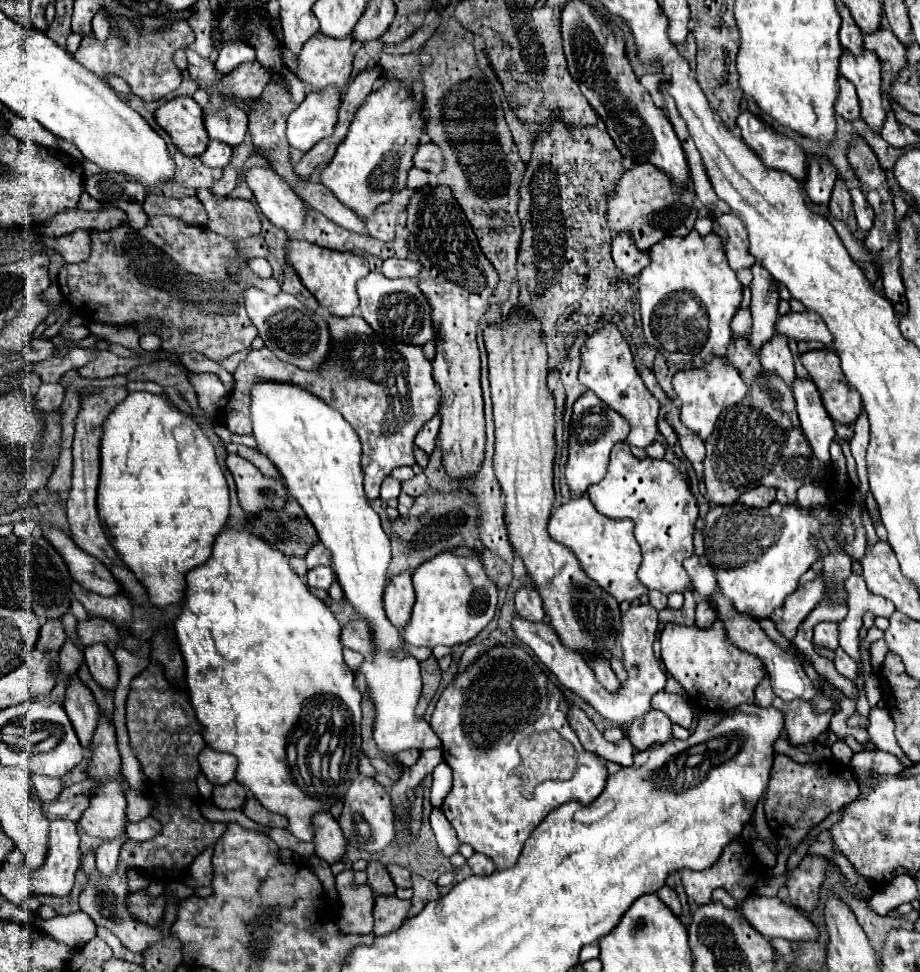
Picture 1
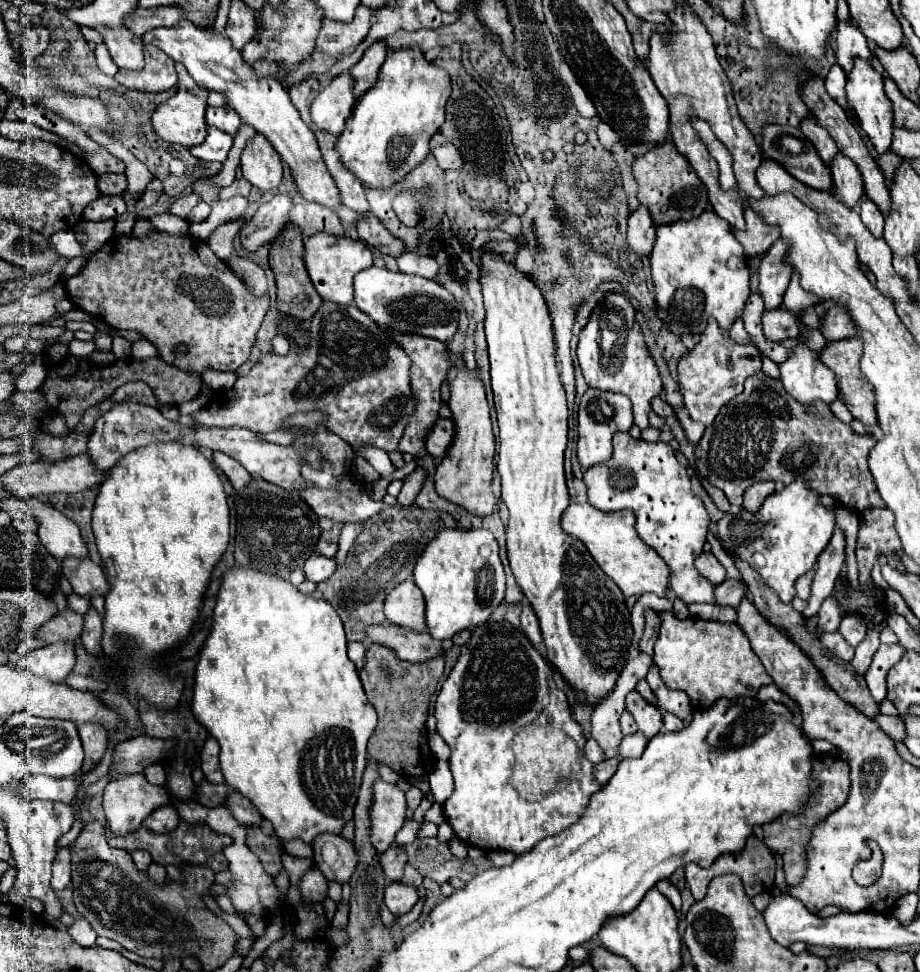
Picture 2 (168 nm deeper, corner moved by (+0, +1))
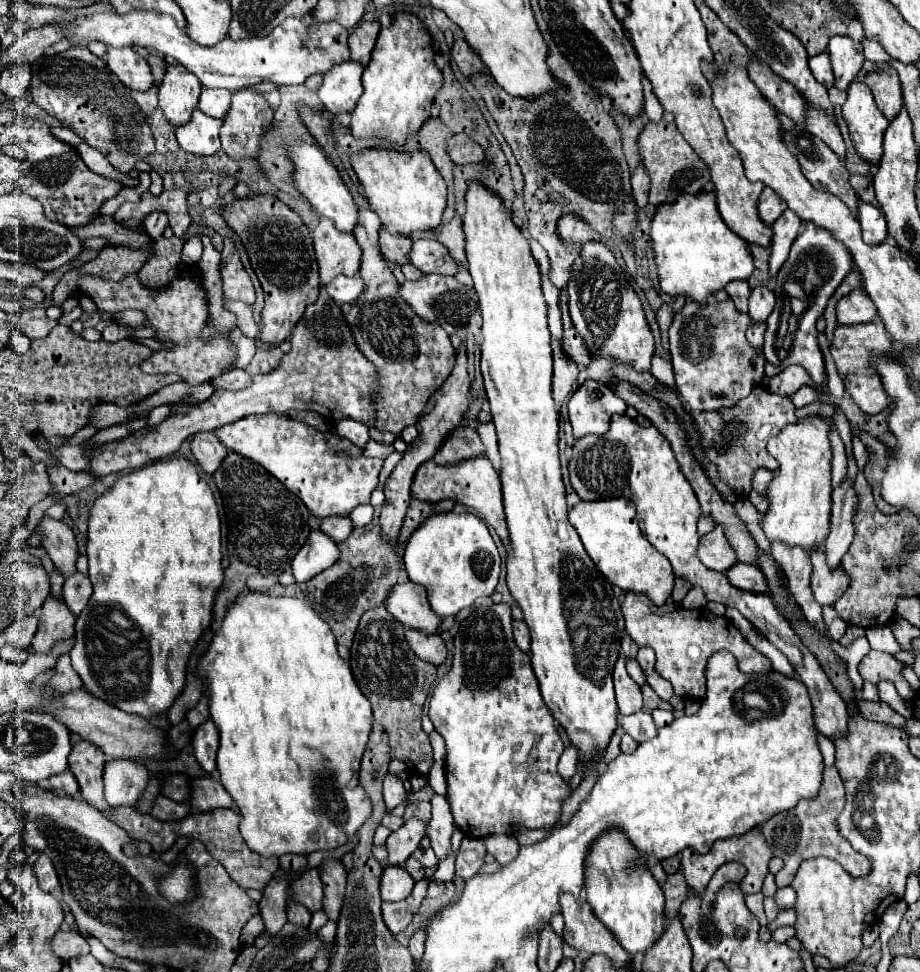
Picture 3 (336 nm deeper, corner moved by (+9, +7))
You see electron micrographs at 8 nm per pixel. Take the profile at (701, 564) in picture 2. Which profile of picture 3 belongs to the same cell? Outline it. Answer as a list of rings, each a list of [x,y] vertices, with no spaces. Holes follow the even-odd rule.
[[[716,527],[704,537],[700,537],[700,545],[696,553],[702,565],[712,571],[724,573],[728,567],[736,563],[736,555],[732,553],[732,547],[728,545],[728,541],[724,541],[722,529],[716,529]]]

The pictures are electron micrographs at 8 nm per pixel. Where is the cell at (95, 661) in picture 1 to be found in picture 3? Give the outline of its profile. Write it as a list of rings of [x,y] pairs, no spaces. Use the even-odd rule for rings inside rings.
[[[76,573],[76,577],[68,577],[68,581],[64,581],[64,603],[76,617],[86,609],[90,595],[92,583],[88,577]]]

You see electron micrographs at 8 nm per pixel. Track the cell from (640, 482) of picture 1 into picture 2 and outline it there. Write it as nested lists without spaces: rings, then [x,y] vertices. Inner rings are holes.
[[[629,433],[615,435],[615,449],[609,463],[599,463],[583,473],[589,503],[611,513],[631,507],[637,515],[639,537],[653,547],[671,567],[671,593],[685,603],[713,603],[715,585],[699,575],[693,561],[707,541],[709,513],[703,501],[691,491],[691,477],[677,461],[671,445],[633,439]]]

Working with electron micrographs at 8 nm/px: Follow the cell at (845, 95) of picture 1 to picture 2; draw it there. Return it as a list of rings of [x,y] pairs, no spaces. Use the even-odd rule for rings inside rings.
[[[835,63],[825,79],[825,87],[827,93],[831,95],[831,99],[835,99],[843,109],[847,109],[847,95],[845,95],[845,83],[847,83],[847,75],[845,71]]]

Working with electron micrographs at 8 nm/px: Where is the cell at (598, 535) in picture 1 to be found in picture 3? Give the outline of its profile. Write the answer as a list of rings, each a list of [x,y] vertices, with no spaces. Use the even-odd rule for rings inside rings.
[[[602,499],[602,501],[580,501],[568,511],[568,521],[578,531],[584,549],[604,573],[604,577],[624,589],[644,593],[656,607],[662,607],[672,593],[674,573],[670,561],[660,555],[640,533],[636,521],[636,507],[628,499]]]

